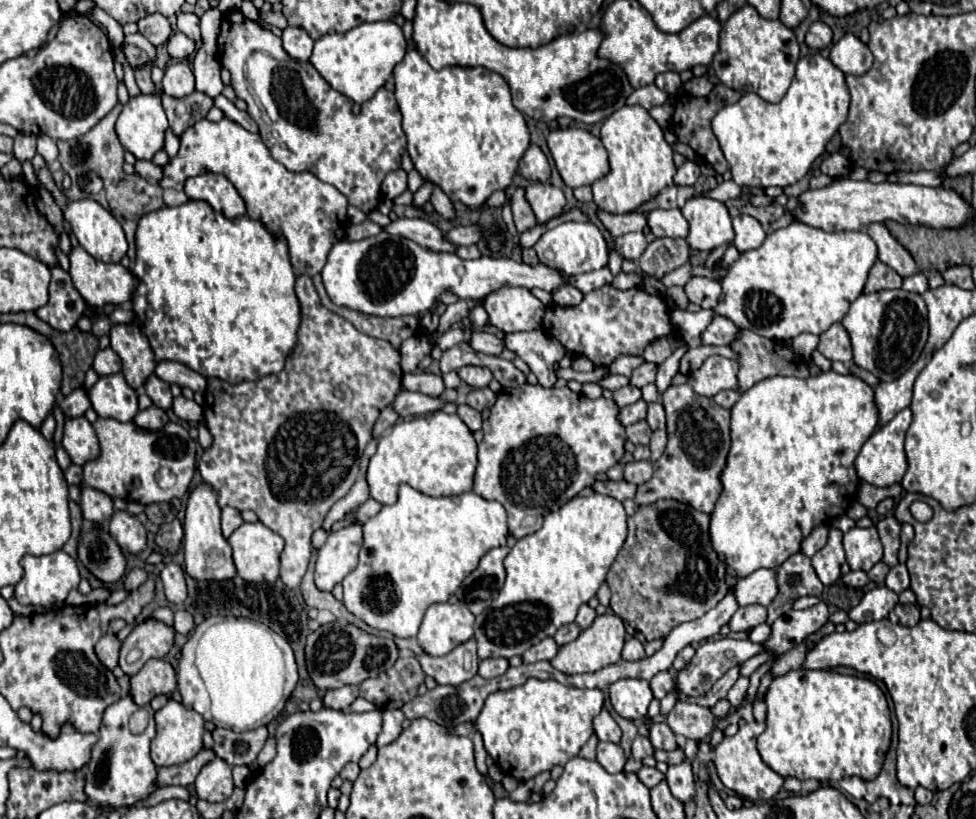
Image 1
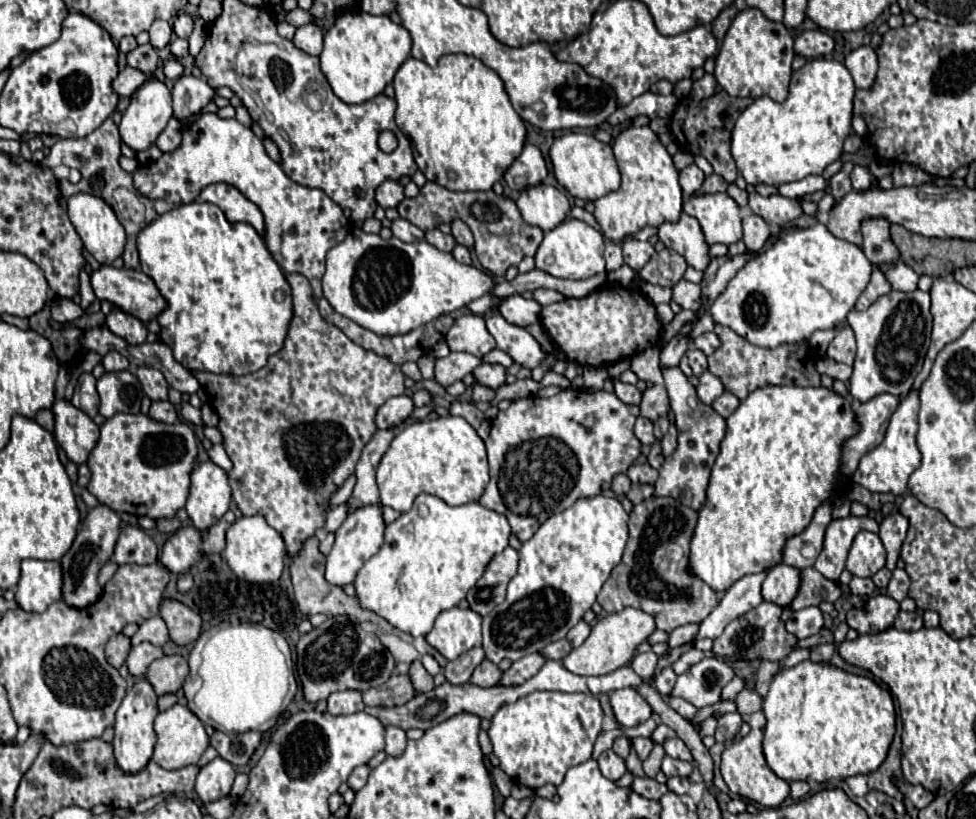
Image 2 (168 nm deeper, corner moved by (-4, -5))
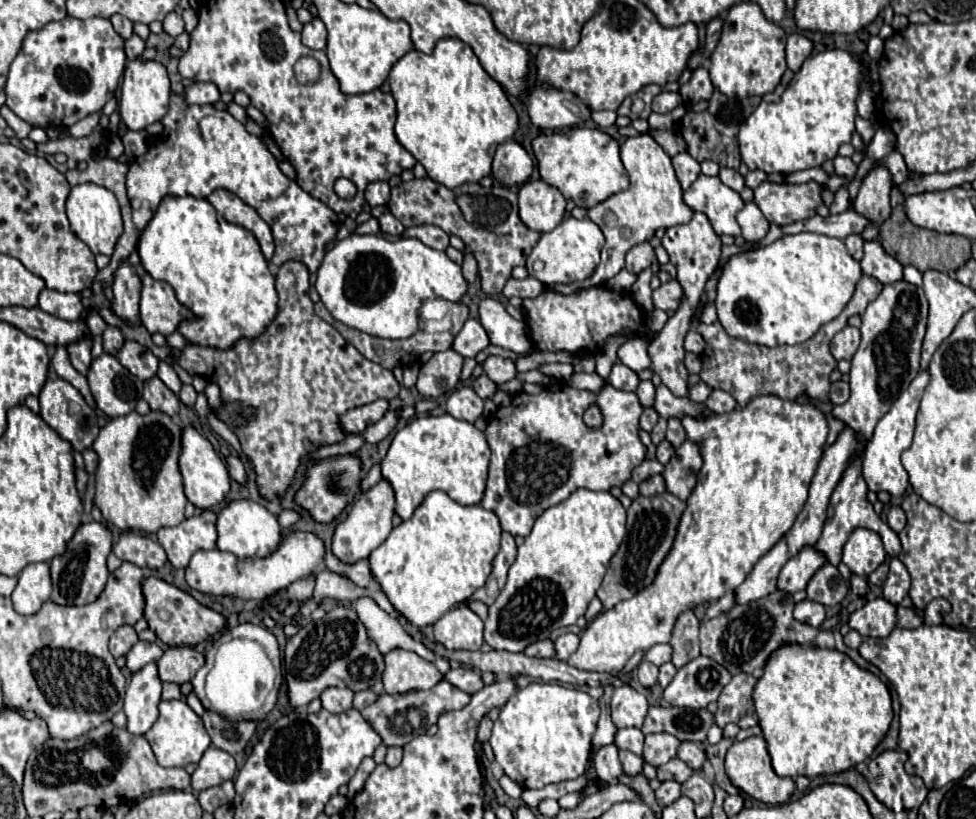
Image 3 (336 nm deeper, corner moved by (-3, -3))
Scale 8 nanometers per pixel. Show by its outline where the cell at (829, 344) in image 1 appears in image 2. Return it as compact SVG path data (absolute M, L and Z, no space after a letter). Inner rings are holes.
M845 327L841 329L833 341L829 343L827 347L827 357L839 361L839 363L845 363L845 365L853 365L853 359L855 359L855 333L851 327Z

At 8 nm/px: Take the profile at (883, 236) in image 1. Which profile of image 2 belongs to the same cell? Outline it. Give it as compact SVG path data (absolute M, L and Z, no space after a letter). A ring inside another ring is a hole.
M863 219L861 221L863 233L863 253L871 263L881 261L897 261L899 253L889 237L889 221L887 219Z

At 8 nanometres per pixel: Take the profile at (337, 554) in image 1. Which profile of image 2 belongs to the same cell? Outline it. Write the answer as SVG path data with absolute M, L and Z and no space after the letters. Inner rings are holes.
M379 503L363 505L355 511L351 511L349 517L343 521L343 525L335 531L335 543L333 543L331 553L327 555L325 579L331 585L345 587L347 583L351 583L357 577L361 565L369 557L373 557L381 549L383 543L385 543L385 521L383 521L383 513L381 513L381 505Z

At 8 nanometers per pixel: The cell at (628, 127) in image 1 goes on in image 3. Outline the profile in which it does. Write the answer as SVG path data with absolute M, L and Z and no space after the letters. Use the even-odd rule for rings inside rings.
M638 135L638 137L628 137L622 147L620 147L620 157L622 163L628 171L630 177L630 187L622 193L610 195L596 207L588 211L588 219L592 219L604 233L606 243L602 247L602 259L596 271L584 279L584 283L570 283L570 285L552 285L548 289L564 295L574 295L582 289L592 289L604 285L608 279L612 279L622 267L624 267L624 255L630 247L650 241L654 231L664 227L674 227L674 225L684 225L692 219L692 211L684 205L682 201L682 189L680 181L674 173L672 161L666 155L666 151L656 143L654 137L650 135Z

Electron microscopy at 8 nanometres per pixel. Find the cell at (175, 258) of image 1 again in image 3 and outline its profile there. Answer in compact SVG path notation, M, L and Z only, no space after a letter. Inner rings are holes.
M166 197L156 209L154 217L142 231L138 241L138 255L142 267L160 281L166 281L174 291L178 301L190 311L192 317L186 317L178 323L178 333L186 339L188 345L212 347L220 351L228 351L236 339L256 339L256 335L264 333L264 327L276 319L278 299L274 287L274 275L268 269L268 261L264 259L256 237L234 223L228 223L208 199L196 197Z

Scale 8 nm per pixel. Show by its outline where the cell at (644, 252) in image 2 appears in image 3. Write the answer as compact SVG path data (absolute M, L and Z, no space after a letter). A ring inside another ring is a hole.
M648 241L638 243L636 247L632 247L632 249L626 253L626 271L630 271L630 273L640 273L640 271L648 269L654 261L656 261L656 257L654 257L652 245L650 245Z

